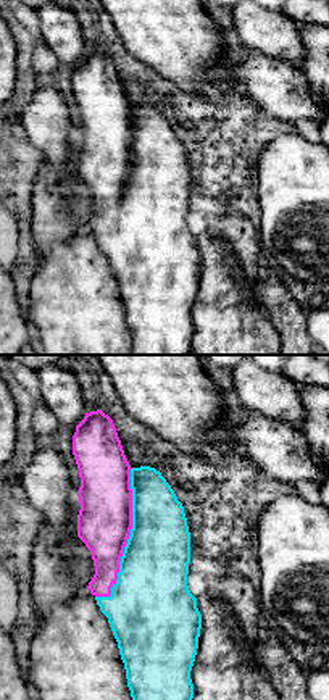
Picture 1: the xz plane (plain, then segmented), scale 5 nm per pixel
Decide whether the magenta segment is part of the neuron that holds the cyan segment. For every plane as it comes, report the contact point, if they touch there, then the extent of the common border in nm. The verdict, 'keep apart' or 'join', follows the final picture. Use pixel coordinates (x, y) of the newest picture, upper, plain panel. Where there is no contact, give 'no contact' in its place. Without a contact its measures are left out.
(128, 178) | 650 nm

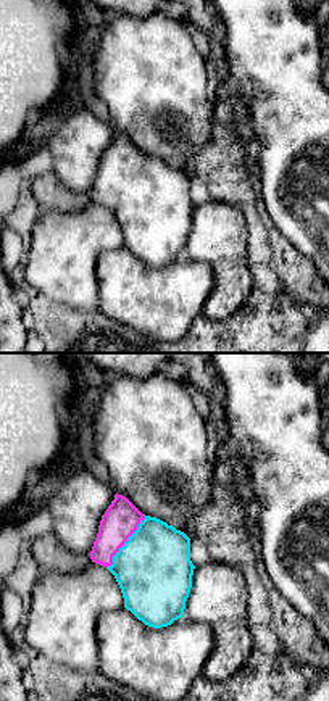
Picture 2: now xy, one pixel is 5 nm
(126, 181) | 320 nm

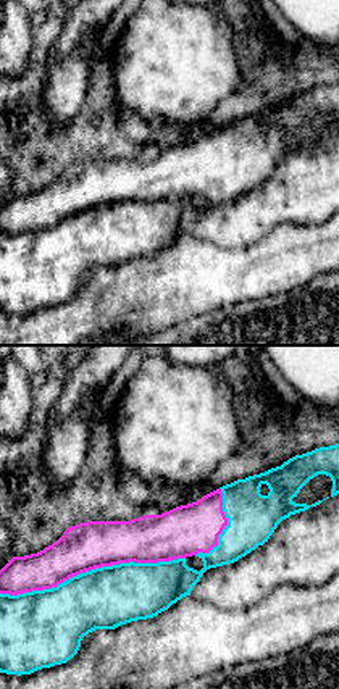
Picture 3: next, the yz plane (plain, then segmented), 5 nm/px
(92, 208) | 950 nm

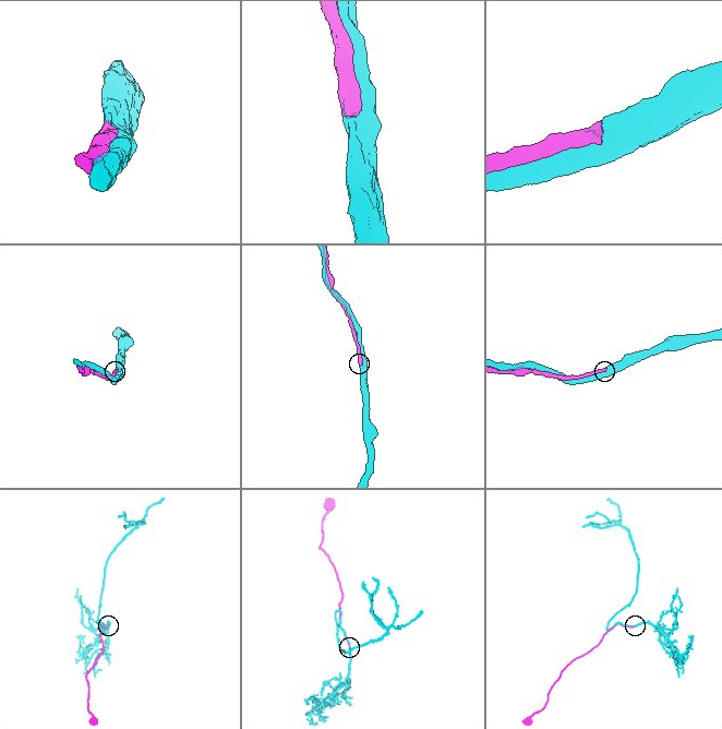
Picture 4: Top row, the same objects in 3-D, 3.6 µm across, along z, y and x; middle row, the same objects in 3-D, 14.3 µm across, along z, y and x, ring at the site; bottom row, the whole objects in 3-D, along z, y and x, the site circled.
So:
join

